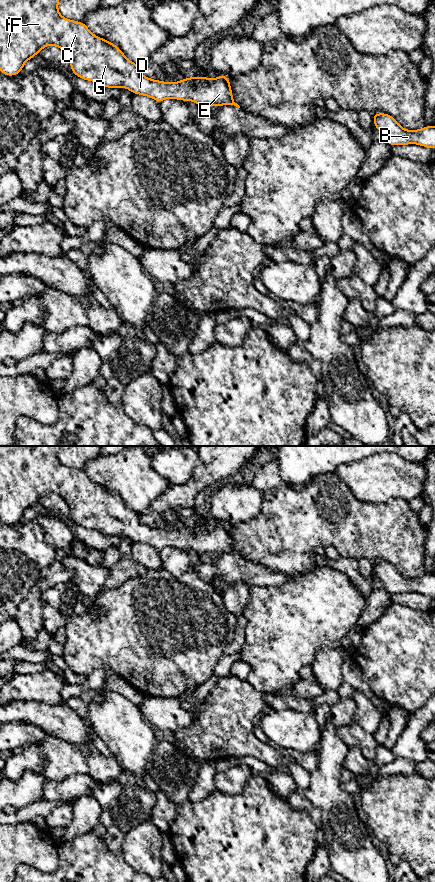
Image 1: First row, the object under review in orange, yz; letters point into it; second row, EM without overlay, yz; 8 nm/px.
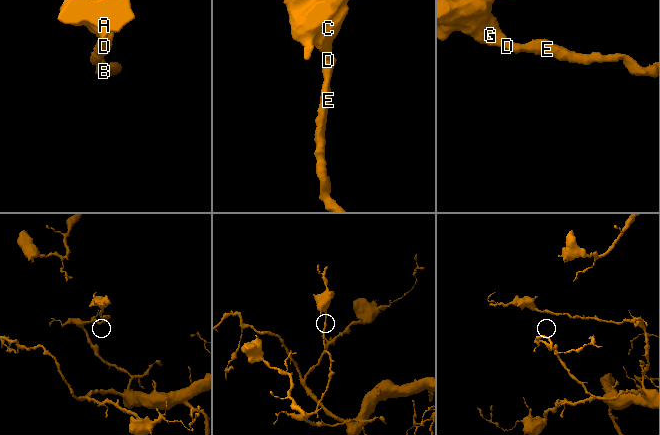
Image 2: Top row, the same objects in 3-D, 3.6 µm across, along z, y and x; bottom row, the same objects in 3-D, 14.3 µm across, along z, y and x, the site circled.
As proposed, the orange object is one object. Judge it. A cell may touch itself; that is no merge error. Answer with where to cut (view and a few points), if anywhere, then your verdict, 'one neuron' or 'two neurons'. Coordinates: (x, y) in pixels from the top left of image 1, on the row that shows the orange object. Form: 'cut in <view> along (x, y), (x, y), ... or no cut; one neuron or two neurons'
no cut; one neuron

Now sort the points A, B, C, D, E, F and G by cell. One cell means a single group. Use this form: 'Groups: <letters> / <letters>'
Groups: A B C D E F G

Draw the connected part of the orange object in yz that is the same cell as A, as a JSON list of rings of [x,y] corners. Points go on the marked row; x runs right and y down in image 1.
[[[0,0],[0,71],[7,76],[19,74],[28,59],[34,58],[37,53],[47,45],[57,46],[62,49],[69,59],[71,71],[78,77],[94,81],[106,88],[127,88],[132,94],[148,96],[157,102],[167,98],[188,101],[191,100],[201,106],[208,104],[214,107],[221,105],[240,106],[234,102],[229,78],[219,75],[216,79],[208,77],[190,77],[179,82],[164,82],[152,80],[140,73],[140,66],[128,60],[122,50],[115,44],[92,34],[83,22],[64,18],[58,12],[59,0]]]

